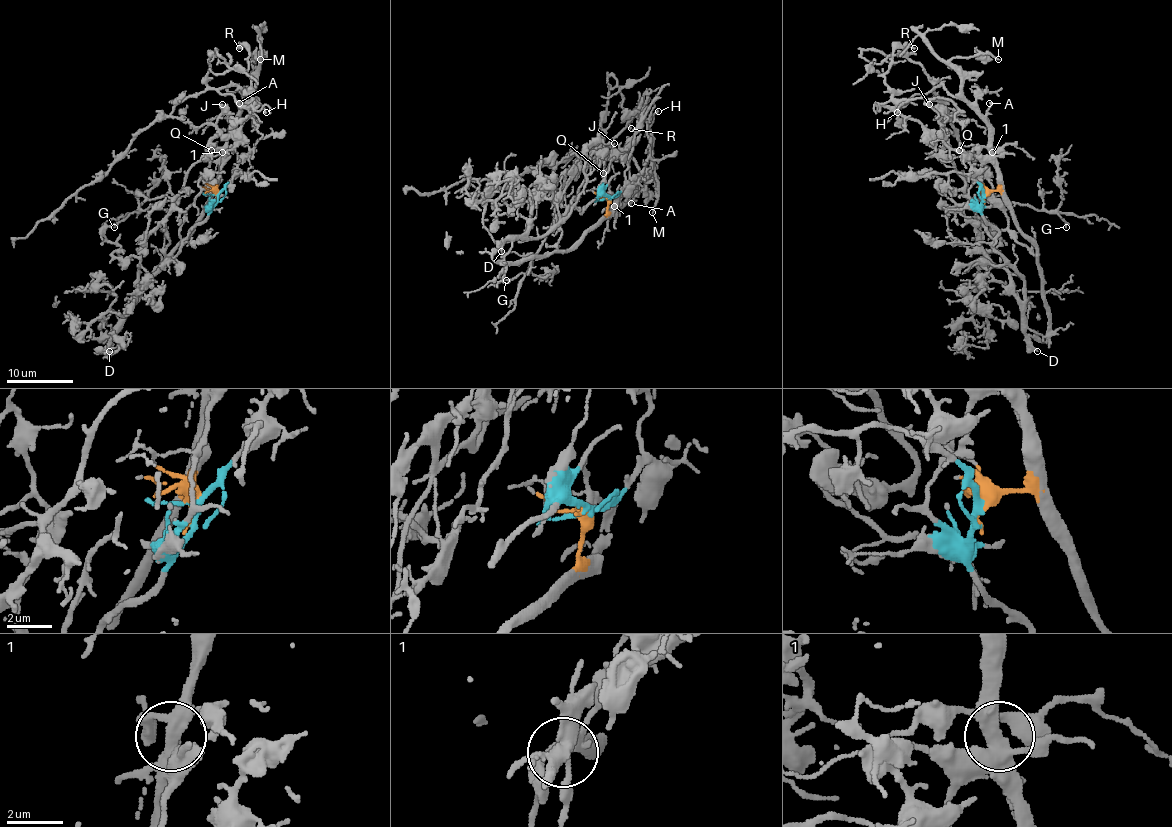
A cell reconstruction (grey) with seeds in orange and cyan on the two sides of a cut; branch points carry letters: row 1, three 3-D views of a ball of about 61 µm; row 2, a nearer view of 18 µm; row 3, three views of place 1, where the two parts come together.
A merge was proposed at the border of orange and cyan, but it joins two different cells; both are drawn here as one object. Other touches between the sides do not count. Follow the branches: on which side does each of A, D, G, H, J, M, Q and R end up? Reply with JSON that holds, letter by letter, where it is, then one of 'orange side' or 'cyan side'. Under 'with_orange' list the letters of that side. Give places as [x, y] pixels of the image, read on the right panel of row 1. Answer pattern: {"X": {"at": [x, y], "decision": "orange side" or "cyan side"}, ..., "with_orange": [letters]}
{"A": {"at": [989, 103], "decision": "orange side"}, "D": {"at": [1037, 351], "decision": "cyan side"}, "G": {"at": [1066, 227], "decision": "cyan side"}, "H": {"at": [897, 112], "decision": "cyan side"}, "J": {"at": [929, 104], "decision": "cyan side"}, "M": {"at": [998, 59], "decision": "orange side"}, "Q": {"at": [959, 150], "decision": "cyan side"}, "R": {"at": [914, 48], "decision": "cyan side"}, "with_orange": ["A", "M"]}

